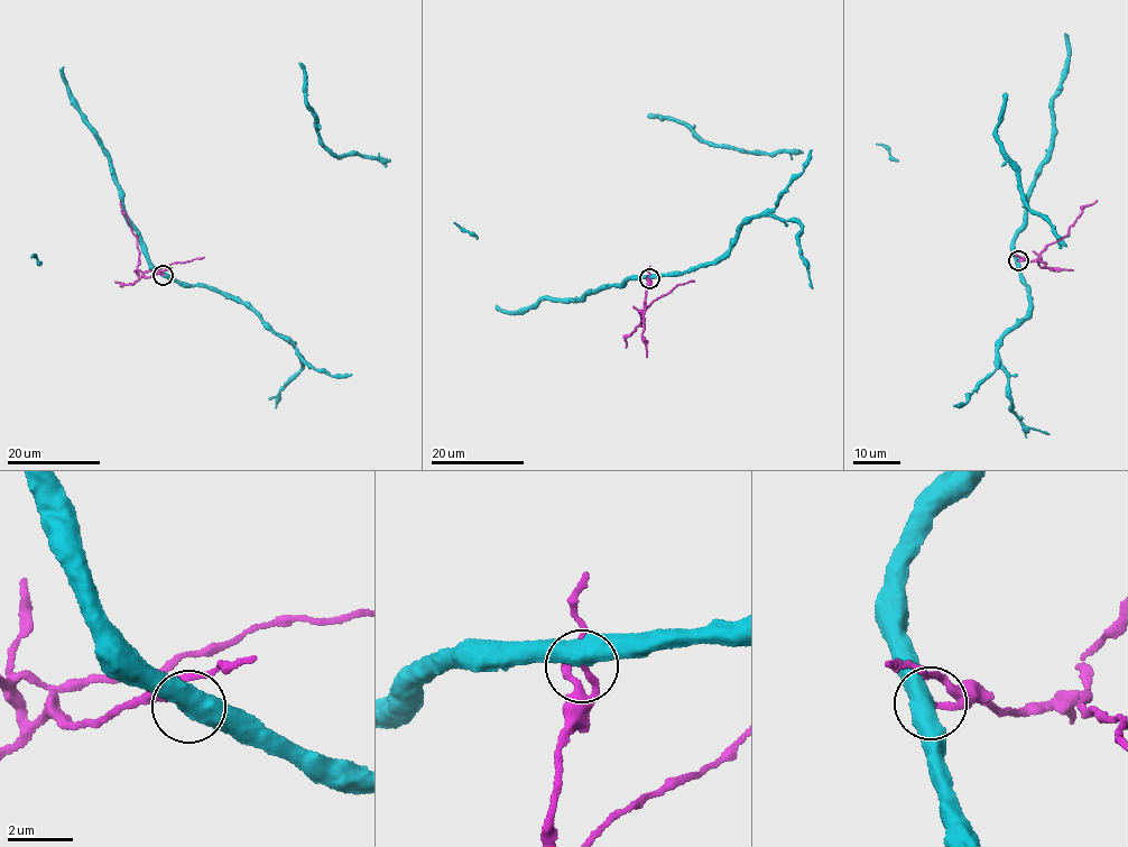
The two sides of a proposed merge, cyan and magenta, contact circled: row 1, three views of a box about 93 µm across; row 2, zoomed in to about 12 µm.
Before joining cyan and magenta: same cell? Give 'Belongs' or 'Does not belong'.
Does not belong

